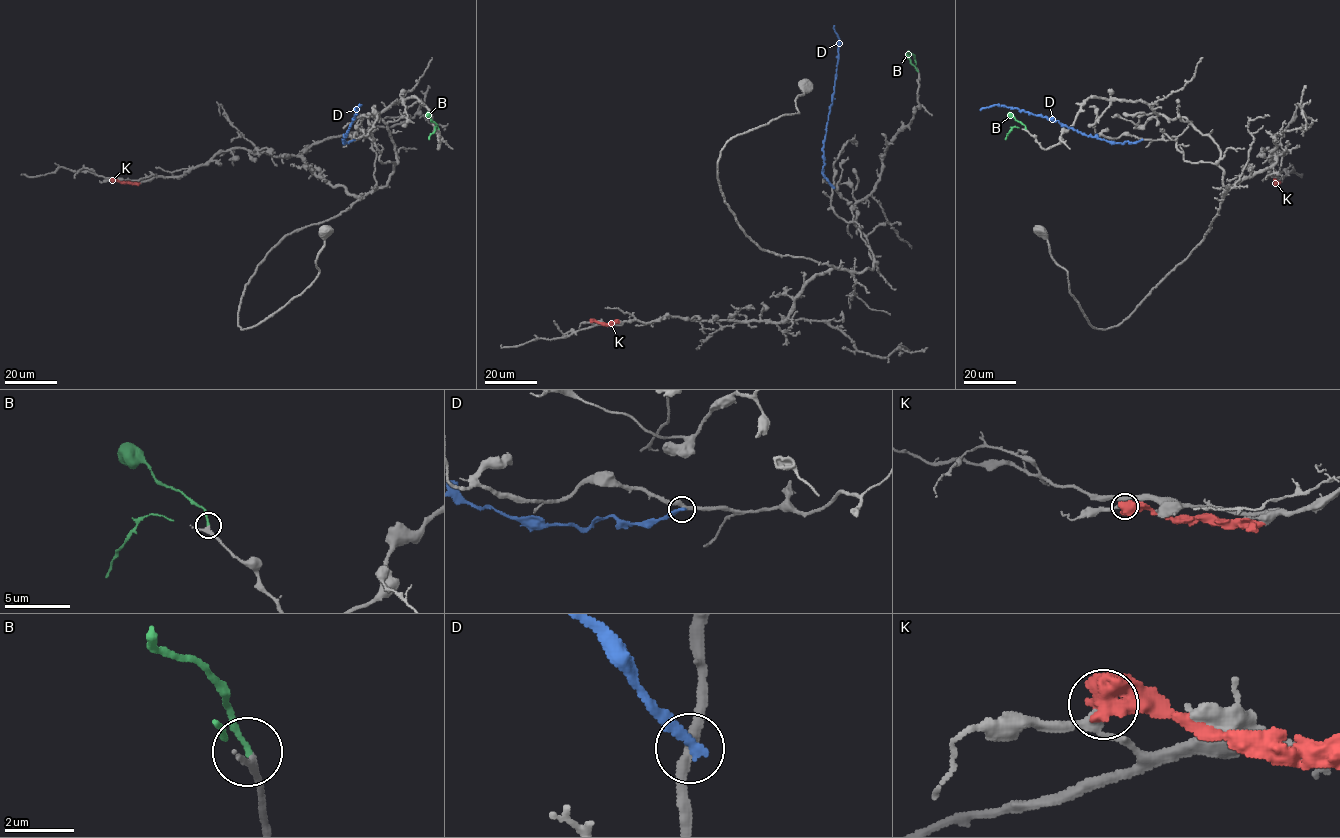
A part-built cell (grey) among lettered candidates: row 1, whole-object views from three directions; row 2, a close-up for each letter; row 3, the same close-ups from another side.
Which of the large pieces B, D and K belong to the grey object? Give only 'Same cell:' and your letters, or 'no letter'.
Same cell: B

